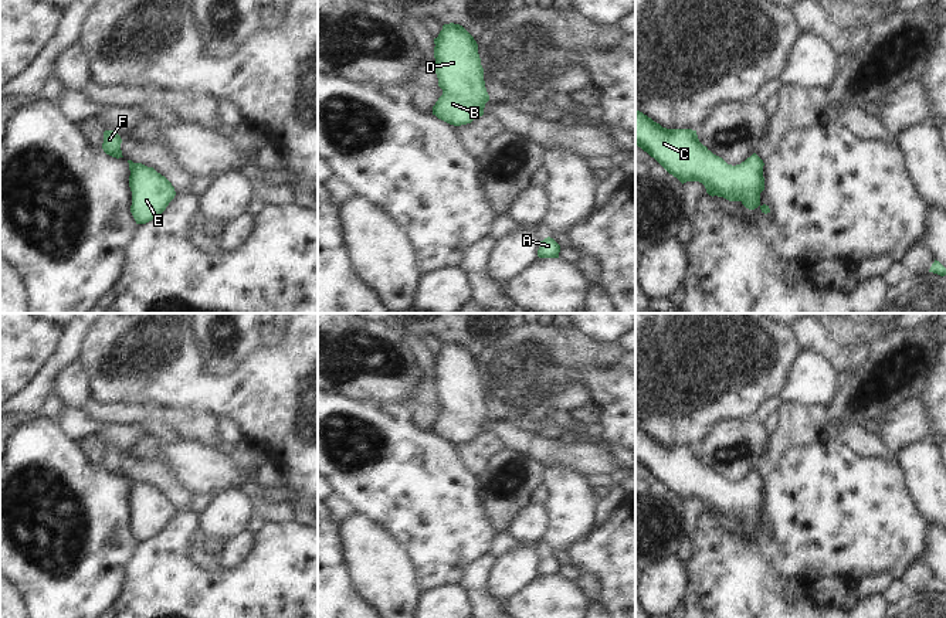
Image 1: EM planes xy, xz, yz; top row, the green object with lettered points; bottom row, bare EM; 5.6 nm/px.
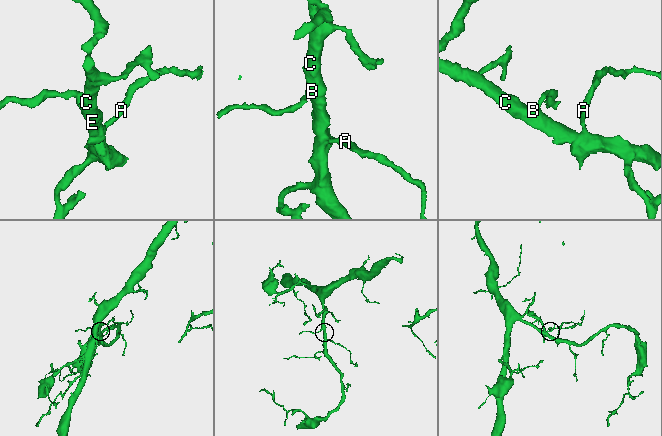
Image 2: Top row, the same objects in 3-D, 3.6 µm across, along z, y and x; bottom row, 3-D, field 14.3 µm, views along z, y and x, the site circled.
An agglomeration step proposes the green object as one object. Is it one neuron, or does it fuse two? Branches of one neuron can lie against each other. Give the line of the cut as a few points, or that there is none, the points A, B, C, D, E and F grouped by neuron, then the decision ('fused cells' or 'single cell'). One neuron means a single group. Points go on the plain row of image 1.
no cut | A B C D E F | single cell

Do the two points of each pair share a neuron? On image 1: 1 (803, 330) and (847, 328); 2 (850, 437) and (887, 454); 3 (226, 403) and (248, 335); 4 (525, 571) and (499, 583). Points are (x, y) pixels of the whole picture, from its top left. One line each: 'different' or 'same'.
1: different
2: same
3: different
4: same

